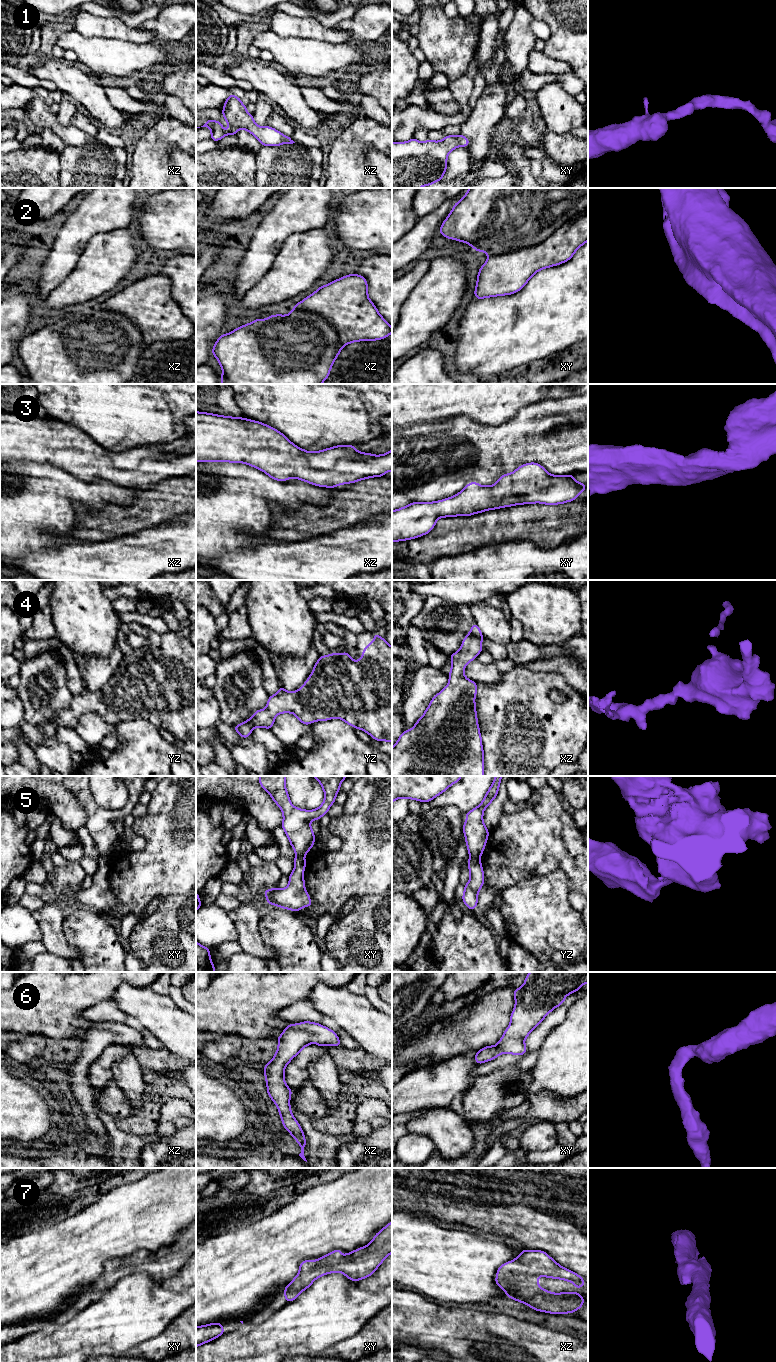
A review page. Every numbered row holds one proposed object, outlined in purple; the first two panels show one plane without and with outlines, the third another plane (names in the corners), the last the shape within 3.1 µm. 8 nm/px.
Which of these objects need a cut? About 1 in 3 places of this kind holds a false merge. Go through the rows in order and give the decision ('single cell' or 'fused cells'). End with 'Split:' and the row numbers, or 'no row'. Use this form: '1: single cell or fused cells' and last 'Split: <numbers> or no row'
1: single cell
2: fused cells
3: single cell
4: single cell
5: fused cells
6: single cell
7: single cell
Split: 2, 5

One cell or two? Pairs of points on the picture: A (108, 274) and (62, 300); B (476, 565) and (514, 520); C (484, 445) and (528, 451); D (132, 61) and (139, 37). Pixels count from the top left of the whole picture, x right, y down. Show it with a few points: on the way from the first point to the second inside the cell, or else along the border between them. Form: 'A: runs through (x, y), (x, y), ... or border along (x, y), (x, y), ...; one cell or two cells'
A: runs through (97, 274), (73, 290); one cell
B: border along (503, 543), (479, 546), (470, 551); two cells
C: runs through (495, 447), (517, 447); one cell
D: border along (114, 38), (138, 44), (152, 42); two cells

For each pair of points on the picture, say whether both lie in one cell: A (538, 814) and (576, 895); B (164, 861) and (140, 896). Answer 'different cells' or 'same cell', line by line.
A: same cell
B: same cell

